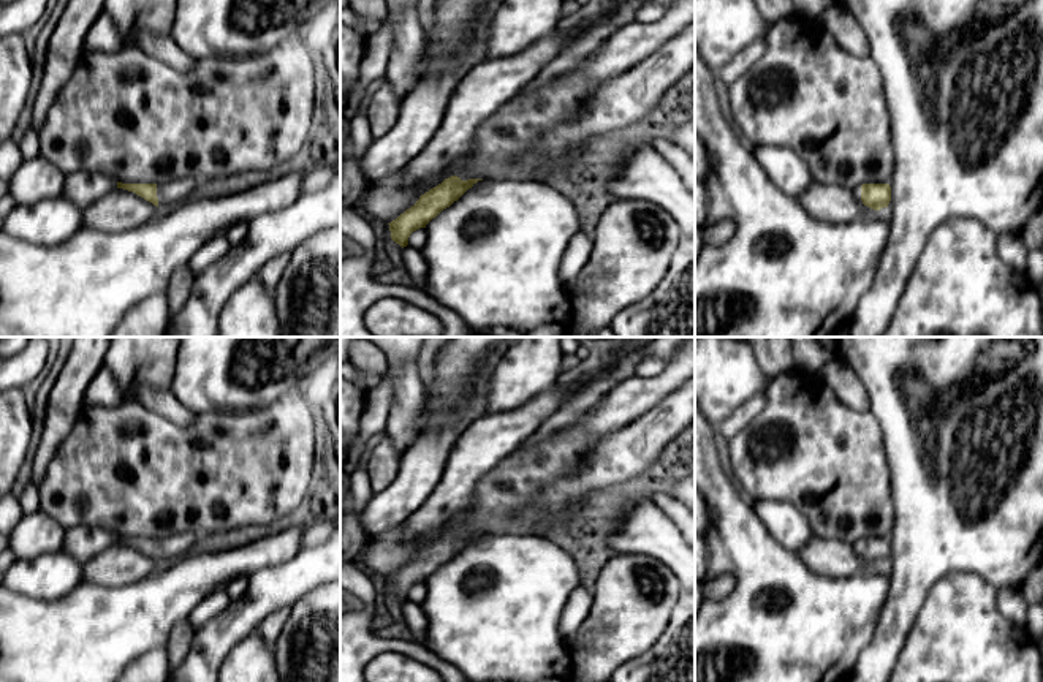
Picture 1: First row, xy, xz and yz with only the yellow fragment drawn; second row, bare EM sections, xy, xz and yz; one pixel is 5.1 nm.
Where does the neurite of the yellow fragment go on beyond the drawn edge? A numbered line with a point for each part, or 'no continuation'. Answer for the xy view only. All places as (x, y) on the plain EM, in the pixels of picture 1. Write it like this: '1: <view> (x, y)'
1: xy (171, 548)

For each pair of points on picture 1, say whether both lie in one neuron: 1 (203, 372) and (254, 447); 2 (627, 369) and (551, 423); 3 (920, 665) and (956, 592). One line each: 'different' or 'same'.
1: different
2: same
3: same

